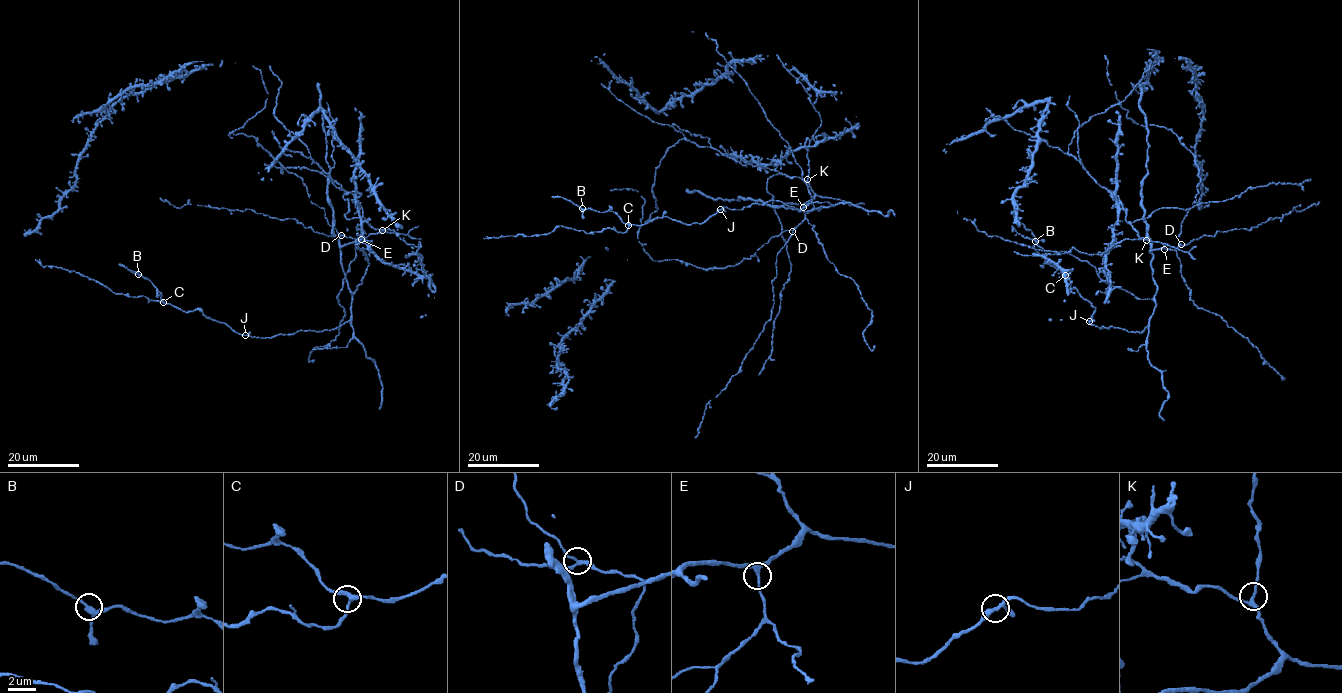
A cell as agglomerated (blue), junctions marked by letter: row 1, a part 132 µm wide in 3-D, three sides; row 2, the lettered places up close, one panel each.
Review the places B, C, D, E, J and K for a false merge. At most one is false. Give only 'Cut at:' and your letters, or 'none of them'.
Cut at: none of them

